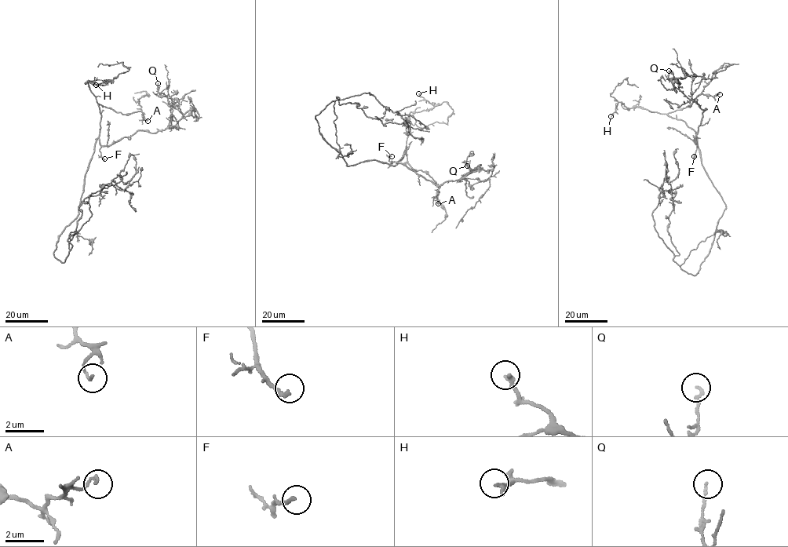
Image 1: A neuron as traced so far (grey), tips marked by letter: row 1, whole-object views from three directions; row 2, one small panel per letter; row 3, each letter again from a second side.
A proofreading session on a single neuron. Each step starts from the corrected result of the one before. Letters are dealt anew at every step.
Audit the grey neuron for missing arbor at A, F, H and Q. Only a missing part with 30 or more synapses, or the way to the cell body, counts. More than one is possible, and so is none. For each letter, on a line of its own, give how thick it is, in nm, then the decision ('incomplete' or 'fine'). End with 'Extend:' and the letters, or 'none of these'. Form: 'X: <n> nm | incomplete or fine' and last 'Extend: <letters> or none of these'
A: 110 nm | fine
F: 180 nm | incomplete
H: 240 nm | fine
Q: 110 nm | fine
Extend: F

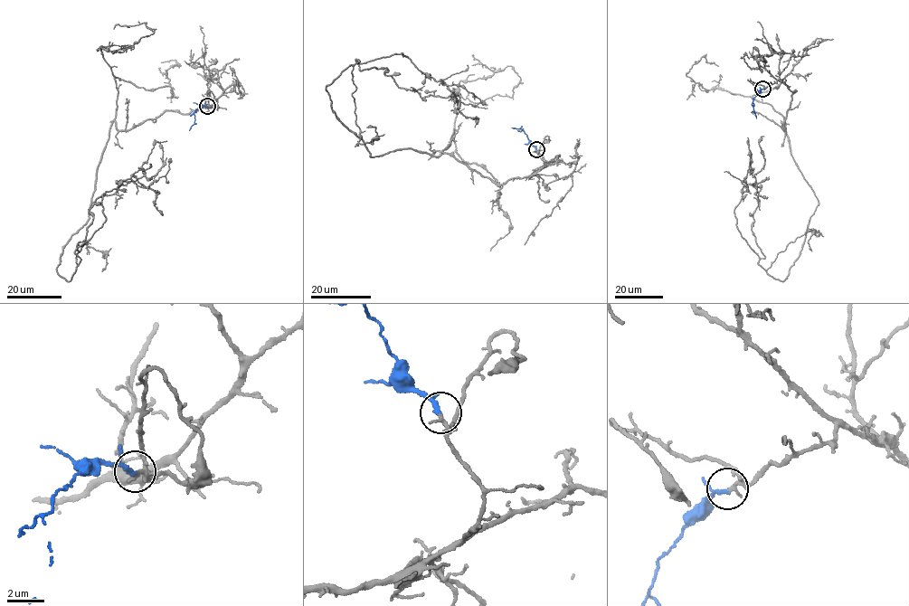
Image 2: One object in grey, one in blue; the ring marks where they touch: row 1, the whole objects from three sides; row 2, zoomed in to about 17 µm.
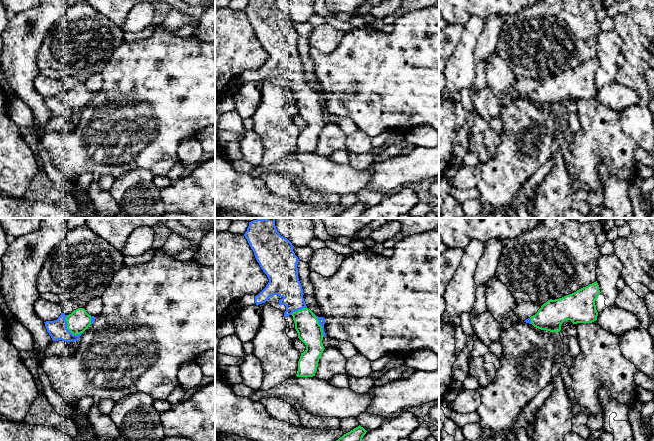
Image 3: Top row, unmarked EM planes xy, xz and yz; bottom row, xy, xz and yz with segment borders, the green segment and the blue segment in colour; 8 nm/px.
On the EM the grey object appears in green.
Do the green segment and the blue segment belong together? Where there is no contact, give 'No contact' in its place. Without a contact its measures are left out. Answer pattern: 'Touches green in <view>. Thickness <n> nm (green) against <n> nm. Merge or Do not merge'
Touches green in xy. Thickness 180 nm (green) against 160 nm. Merge

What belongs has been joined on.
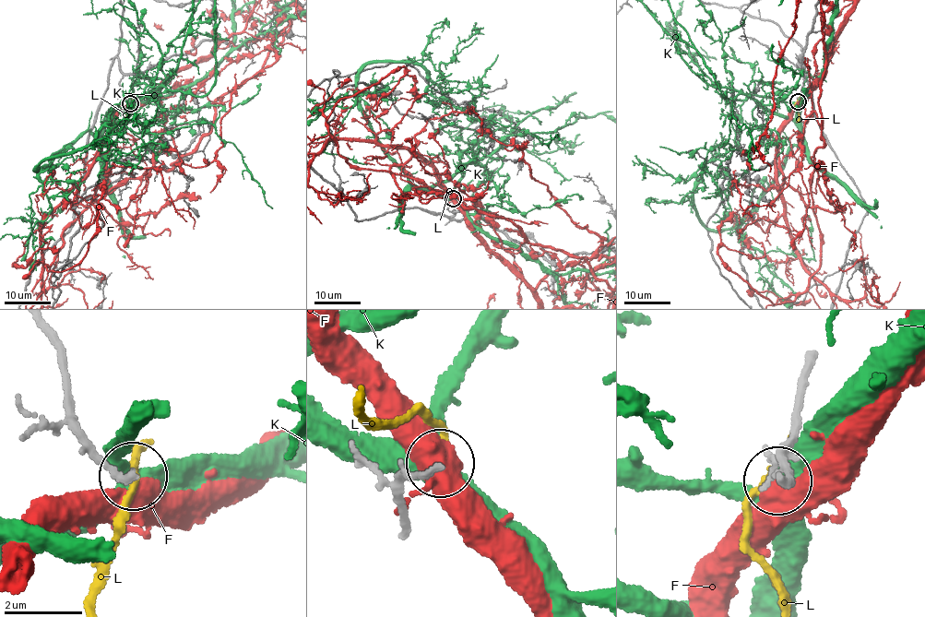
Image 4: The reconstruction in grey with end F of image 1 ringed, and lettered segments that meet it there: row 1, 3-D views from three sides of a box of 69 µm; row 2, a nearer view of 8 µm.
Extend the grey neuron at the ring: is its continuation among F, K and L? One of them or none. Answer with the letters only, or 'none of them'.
none of them

